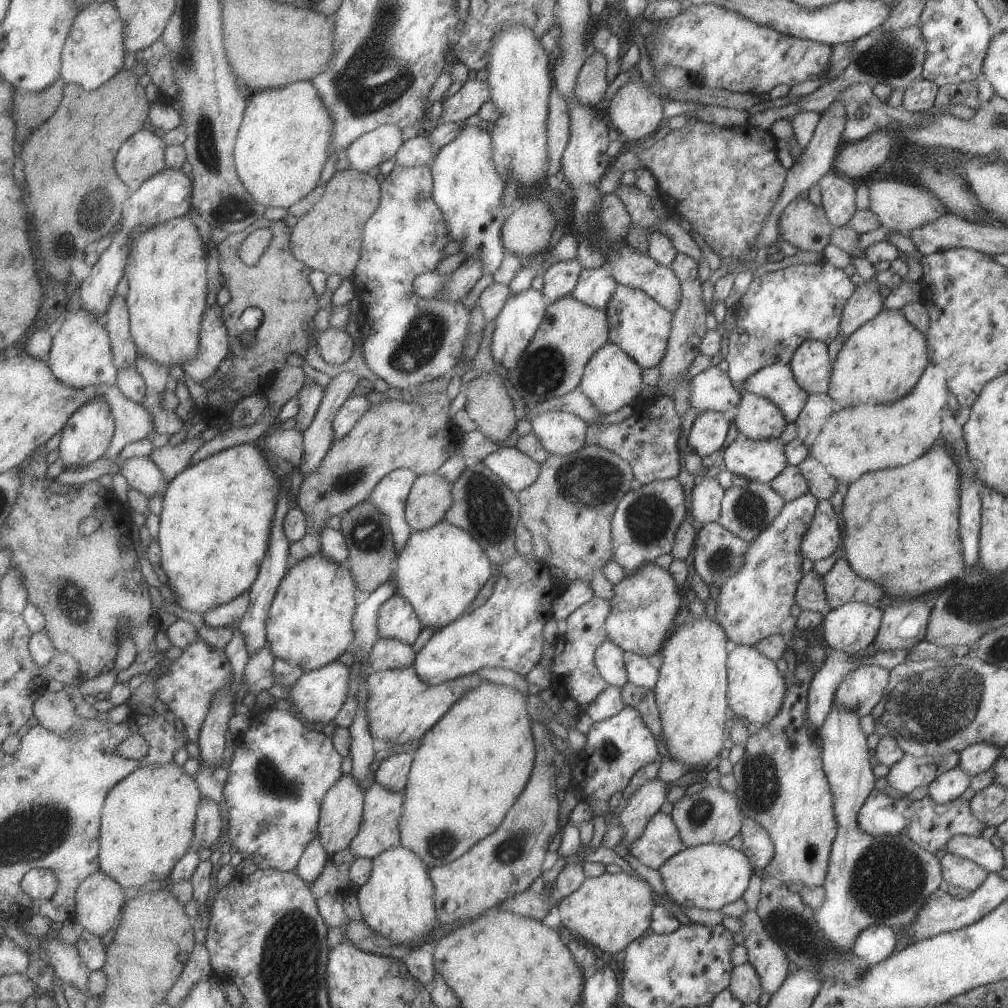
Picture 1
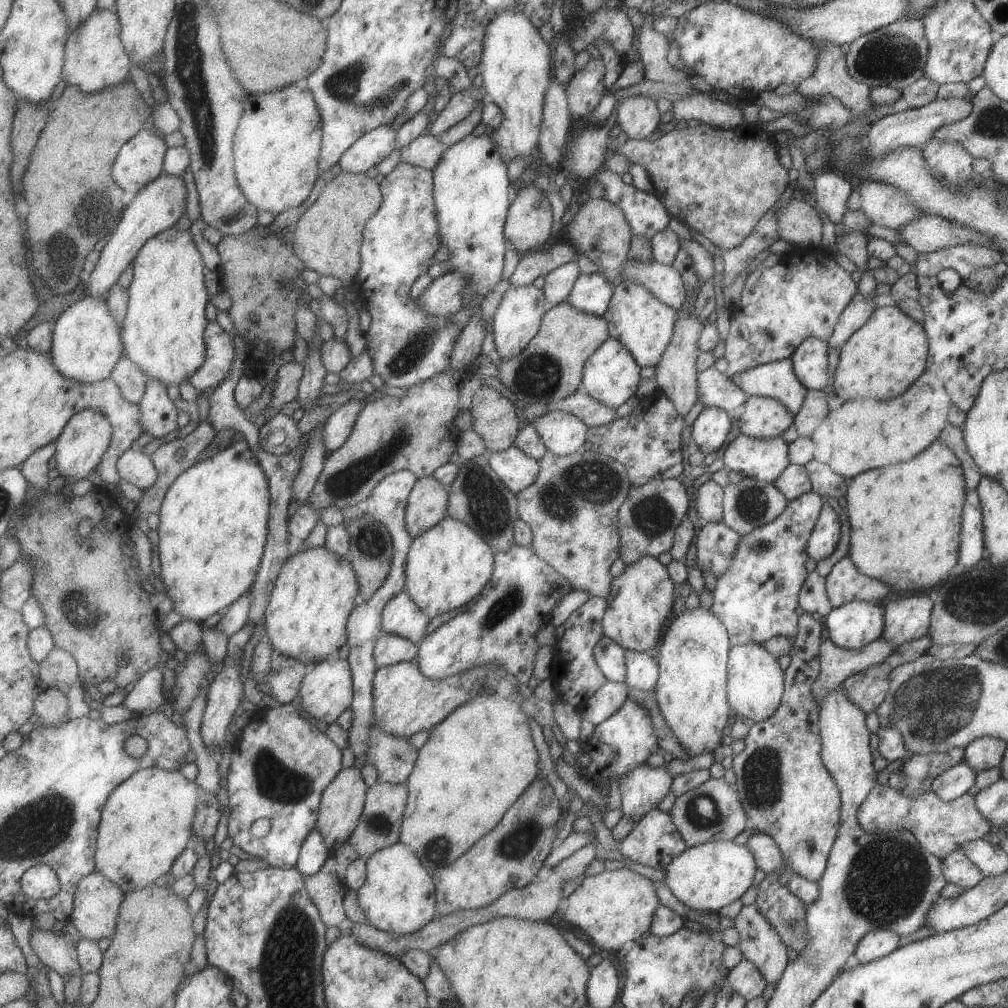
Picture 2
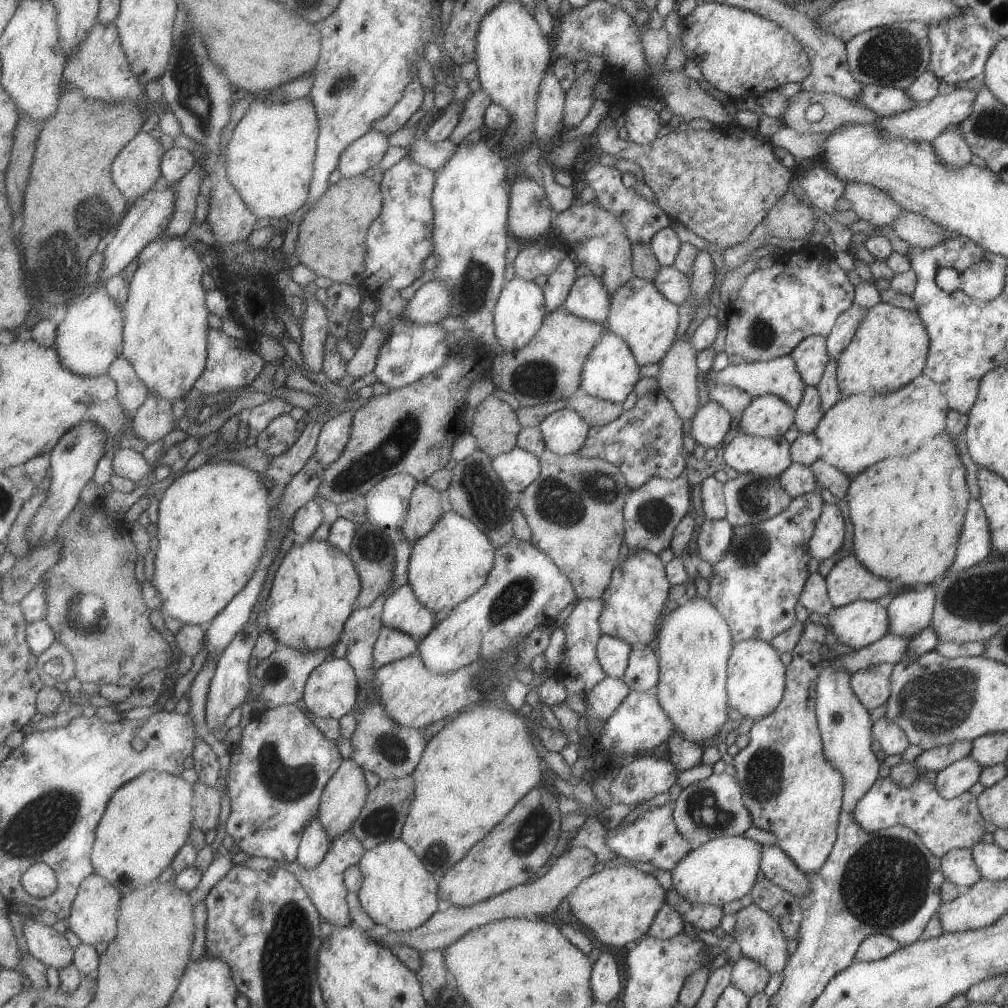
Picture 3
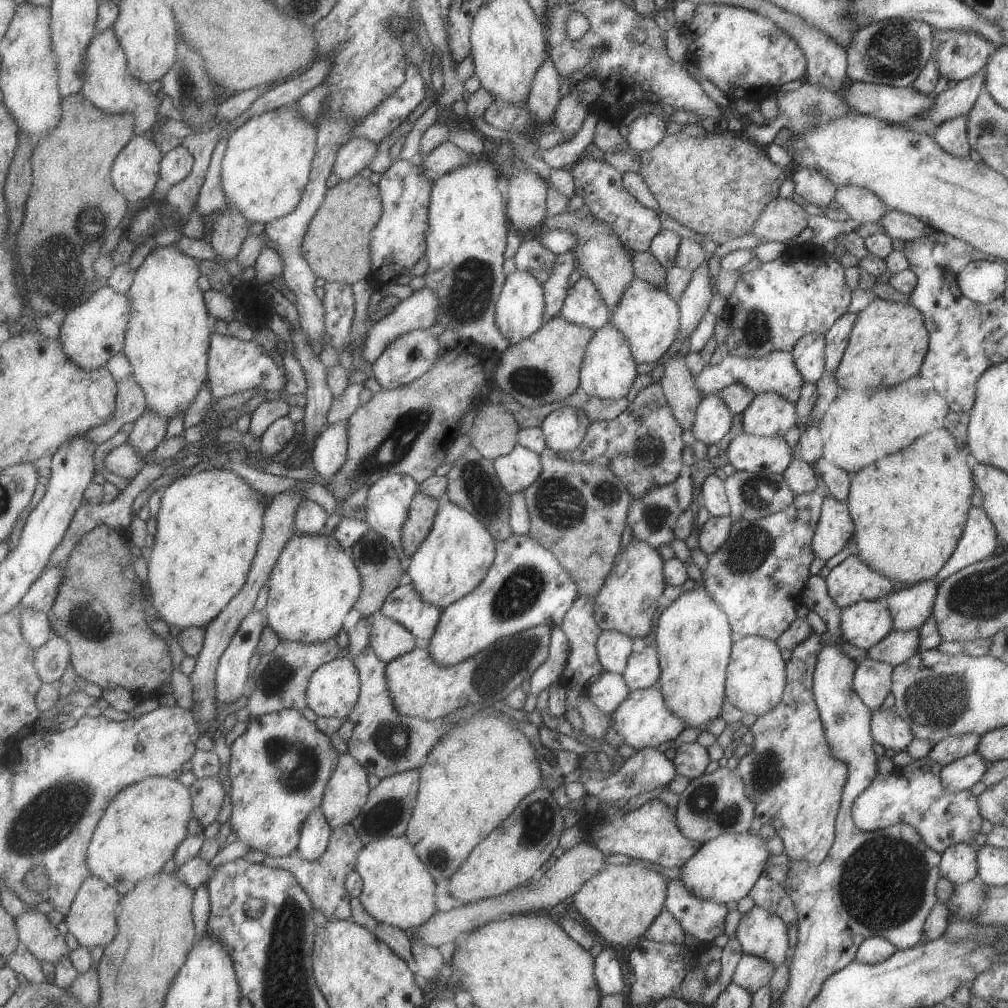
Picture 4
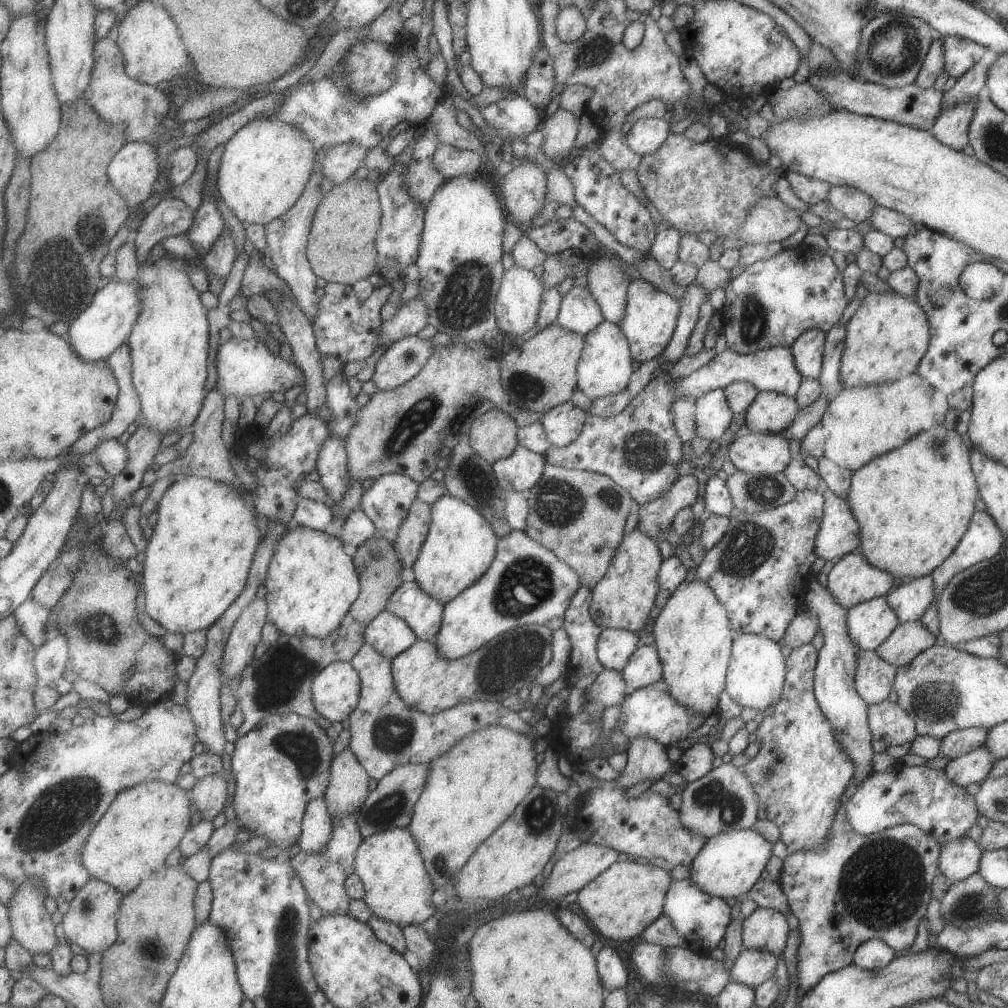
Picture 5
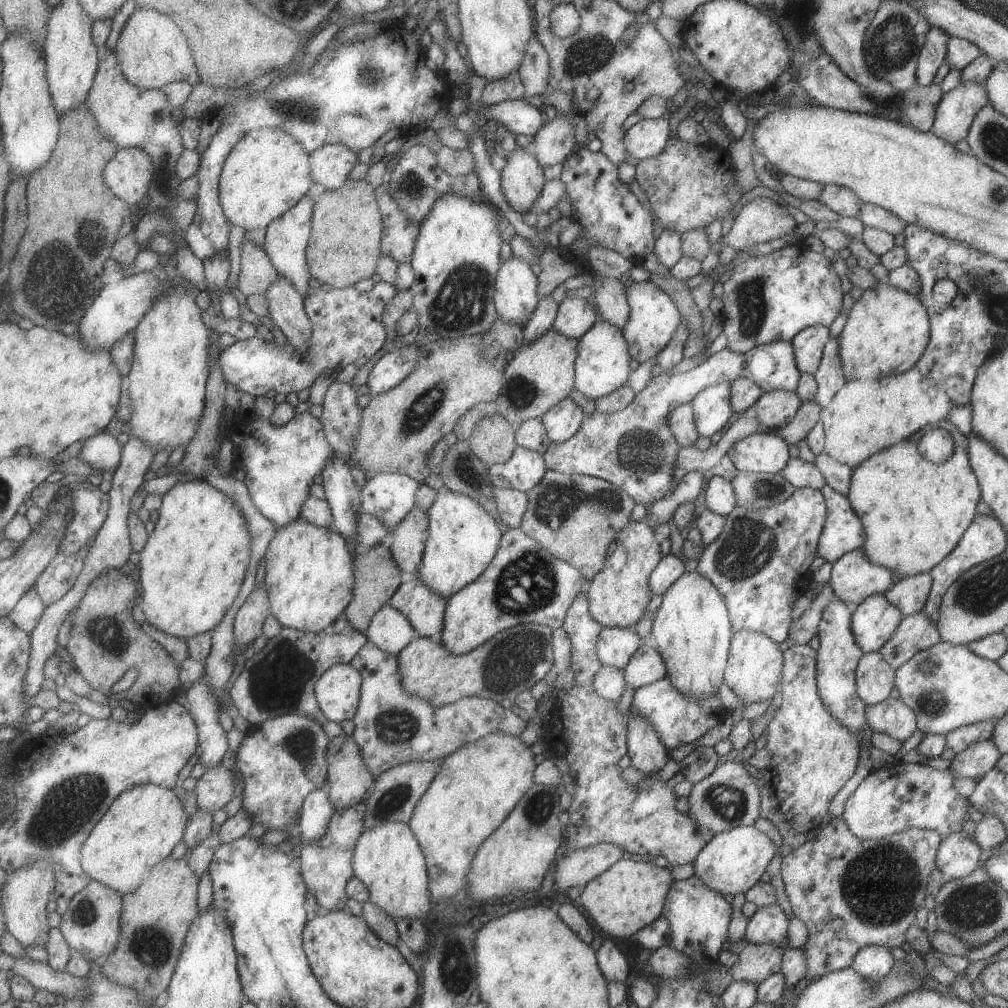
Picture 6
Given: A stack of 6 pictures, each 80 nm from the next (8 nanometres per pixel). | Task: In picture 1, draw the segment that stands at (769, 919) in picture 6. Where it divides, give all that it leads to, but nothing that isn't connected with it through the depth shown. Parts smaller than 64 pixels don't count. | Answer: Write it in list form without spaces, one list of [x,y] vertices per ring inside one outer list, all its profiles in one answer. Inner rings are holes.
[[[745,911],[740,916],[743,946],[747,949],[748,962],[759,977],[762,992],[775,994],[788,975],[787,957],[779,945],[767,934],[755,911]]]

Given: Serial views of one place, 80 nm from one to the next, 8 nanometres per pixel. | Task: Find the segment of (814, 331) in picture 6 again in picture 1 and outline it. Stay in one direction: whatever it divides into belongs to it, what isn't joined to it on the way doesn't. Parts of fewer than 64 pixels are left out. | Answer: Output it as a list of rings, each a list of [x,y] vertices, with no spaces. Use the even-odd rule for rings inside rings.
[[[807,339],[795,349],[788,365],[799,388],[812,395],[827,394],[830,363],[828,345],[815,339]]]

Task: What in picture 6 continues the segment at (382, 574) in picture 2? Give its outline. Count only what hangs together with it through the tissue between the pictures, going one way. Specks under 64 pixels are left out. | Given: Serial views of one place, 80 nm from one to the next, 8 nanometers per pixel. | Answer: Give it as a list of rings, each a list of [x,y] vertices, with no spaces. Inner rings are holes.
[[[382,543],[357,553],[354,557],[354,565],[356,566],[354,601],[347,607],[345,614],[355,629],[365,633],[374,620],[374,616],[385,605],[389,604],[394,594],[398,592],[399,587],[403,584],[401,582],[403,570],[394,559],[391,548],[383,546]]]

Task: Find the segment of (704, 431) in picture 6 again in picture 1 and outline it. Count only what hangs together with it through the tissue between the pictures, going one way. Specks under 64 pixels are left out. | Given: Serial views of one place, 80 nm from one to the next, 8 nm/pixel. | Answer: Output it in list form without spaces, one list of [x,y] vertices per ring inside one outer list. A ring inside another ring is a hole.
[[[702,411],[691,425],[686,441],[686,452],[714,457],[723,446],[729,422],[721,411]]]

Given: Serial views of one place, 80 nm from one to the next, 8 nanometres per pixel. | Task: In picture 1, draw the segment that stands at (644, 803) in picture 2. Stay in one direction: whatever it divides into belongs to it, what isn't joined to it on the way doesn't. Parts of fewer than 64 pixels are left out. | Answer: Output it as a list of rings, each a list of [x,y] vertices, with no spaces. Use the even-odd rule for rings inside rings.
[[[658,778],[645,781],[627,800],[617,819],[622,826],[619,843],[626,849],[630,849],[639,835],[643,834],[647,821],[665,801],[666,786]]]

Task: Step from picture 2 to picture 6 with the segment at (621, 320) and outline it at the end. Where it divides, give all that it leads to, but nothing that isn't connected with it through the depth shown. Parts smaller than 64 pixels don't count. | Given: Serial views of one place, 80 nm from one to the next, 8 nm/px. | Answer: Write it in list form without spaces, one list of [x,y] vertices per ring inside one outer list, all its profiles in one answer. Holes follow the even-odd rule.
[[[649,280],[626,287],[626,301],[629,314],[626,323],[622,326],[622,335],[629,347],[630,357],[639,363],[645,362],[663,350],[679,321],[682,320],[682,316],[674,302]]]

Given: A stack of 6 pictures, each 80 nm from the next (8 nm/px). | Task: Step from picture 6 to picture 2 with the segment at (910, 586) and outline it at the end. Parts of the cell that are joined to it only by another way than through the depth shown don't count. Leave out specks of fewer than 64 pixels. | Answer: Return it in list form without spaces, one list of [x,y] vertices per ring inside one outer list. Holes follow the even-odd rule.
[[[927,592],[889,601],[883,607],[881,638],[892,647],[921,638],[928,631],[931,611]]]

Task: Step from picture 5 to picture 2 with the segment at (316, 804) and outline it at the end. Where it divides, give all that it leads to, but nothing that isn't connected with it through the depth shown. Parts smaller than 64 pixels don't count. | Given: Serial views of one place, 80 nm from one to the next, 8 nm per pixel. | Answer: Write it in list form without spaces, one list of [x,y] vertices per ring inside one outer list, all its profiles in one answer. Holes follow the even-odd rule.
[[[319,829],[311,831],[307,840],[303,843],[303,848],[298,860],[299,872],[304,877],[316,875],[325,866],[331,856],[332,850],[328,847],[325,837],[319,832]]]

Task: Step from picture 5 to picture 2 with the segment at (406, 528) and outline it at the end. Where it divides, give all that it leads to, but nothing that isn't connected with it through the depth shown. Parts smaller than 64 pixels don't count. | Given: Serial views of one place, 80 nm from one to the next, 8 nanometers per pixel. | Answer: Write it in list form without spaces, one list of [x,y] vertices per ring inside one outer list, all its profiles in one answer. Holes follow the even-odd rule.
[[[435,475],[419,479],[414,486],[413,492],[410,494],[410,501],[406,508],[407,528],[415,537],[431,530],[438,525],[448,514],[448,506],[450,502],[449,487],[445,486],[441,481],[435,478]]]

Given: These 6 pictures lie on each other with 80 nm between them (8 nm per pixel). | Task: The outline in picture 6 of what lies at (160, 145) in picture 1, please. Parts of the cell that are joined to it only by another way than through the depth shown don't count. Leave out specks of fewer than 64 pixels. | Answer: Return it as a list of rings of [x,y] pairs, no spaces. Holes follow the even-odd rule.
[[[135,145],[122,148],[106,166],[104,174],[114,194],[118,194],[128,206],[145,200],[154,176],[154,158]]]

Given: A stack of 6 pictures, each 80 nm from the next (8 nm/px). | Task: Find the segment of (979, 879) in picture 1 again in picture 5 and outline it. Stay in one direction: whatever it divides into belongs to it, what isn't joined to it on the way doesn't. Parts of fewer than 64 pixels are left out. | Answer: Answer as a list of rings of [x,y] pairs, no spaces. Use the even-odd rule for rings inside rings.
[[[953,838],[939,848],[938,871],[948,882],[960,882],[977,872],[982,852],[971,838]]]

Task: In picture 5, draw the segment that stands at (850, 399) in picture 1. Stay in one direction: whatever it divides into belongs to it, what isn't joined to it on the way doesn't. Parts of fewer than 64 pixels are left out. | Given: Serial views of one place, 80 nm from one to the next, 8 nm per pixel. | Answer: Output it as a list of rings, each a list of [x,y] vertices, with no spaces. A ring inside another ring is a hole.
[[[894,291],[867,292],[845,324],[839,368],[841,384],[882,384],[909,376],[927,351],[929,338],[927,318],[915,298]]]

